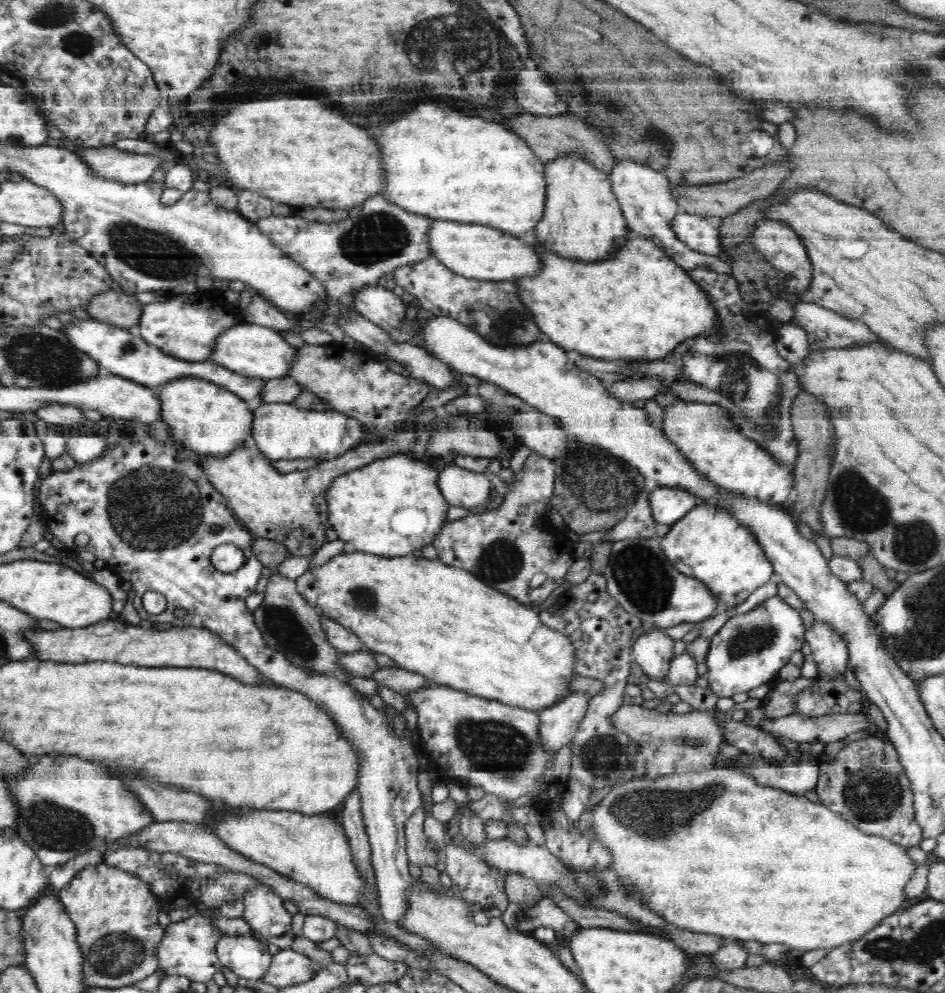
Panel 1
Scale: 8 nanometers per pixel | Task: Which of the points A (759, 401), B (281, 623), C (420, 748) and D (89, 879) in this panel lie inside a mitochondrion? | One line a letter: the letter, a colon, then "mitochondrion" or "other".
A: mitochondrion
B: mitochondrion
C: other
D: other

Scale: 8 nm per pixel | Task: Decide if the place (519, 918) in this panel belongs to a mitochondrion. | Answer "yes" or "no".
yes

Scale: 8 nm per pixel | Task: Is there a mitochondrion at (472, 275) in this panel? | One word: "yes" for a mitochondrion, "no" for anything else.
no

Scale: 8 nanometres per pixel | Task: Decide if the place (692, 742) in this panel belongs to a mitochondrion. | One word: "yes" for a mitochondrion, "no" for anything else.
yes

